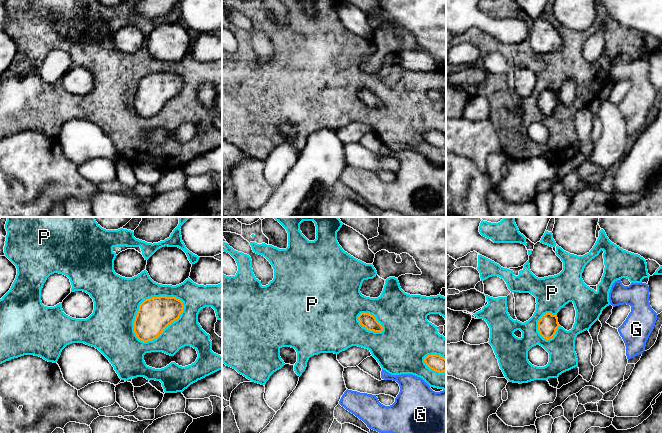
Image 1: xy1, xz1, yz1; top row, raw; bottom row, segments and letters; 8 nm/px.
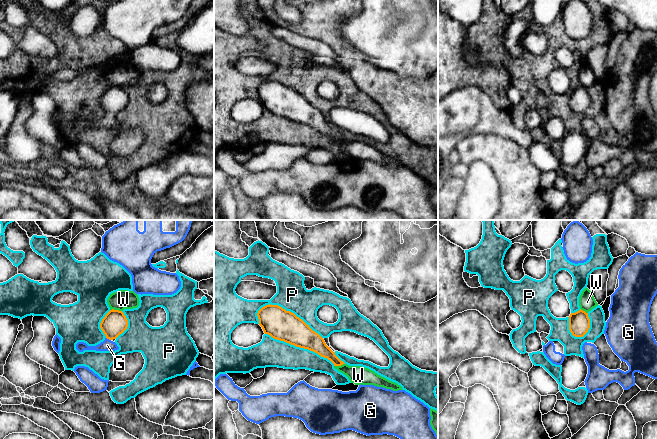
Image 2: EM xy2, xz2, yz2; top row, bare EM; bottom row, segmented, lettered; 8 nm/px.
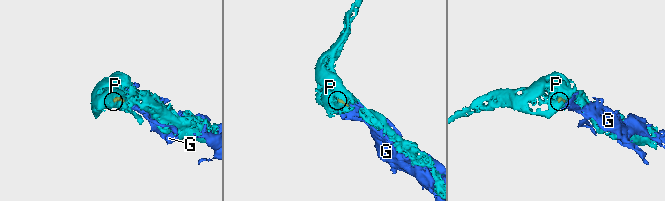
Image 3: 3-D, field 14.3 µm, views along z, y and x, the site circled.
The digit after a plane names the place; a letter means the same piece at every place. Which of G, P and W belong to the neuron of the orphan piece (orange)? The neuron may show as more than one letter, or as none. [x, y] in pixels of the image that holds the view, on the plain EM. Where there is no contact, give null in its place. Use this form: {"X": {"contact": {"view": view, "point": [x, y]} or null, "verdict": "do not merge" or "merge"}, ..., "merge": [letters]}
{"G": {"contact": {"view": "xy2", "point": [108, 114]}, "verdict": "merge"}, "P": {"contact": {"view": "xy1", "point": [164, 104]}, "verdict": "do not merge"}, "W": {"contact": {"view": "xy2", "point": [116, 86]}, "verdict": "do not merge"}, "merge": ["G"]}

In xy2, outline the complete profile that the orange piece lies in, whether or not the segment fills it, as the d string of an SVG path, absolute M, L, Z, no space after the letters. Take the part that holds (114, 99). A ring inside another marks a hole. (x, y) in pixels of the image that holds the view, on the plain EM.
M110 86L100 99L100 104L105 110L106 114L103 118L96 122L88 122L84 118L78 118L76 120L76 125L79 128L84 126L96 126L96 127L115 127L119 123L113 115L116 115L120 110L122 110L128 103L128 96L124 89L119 86Z

